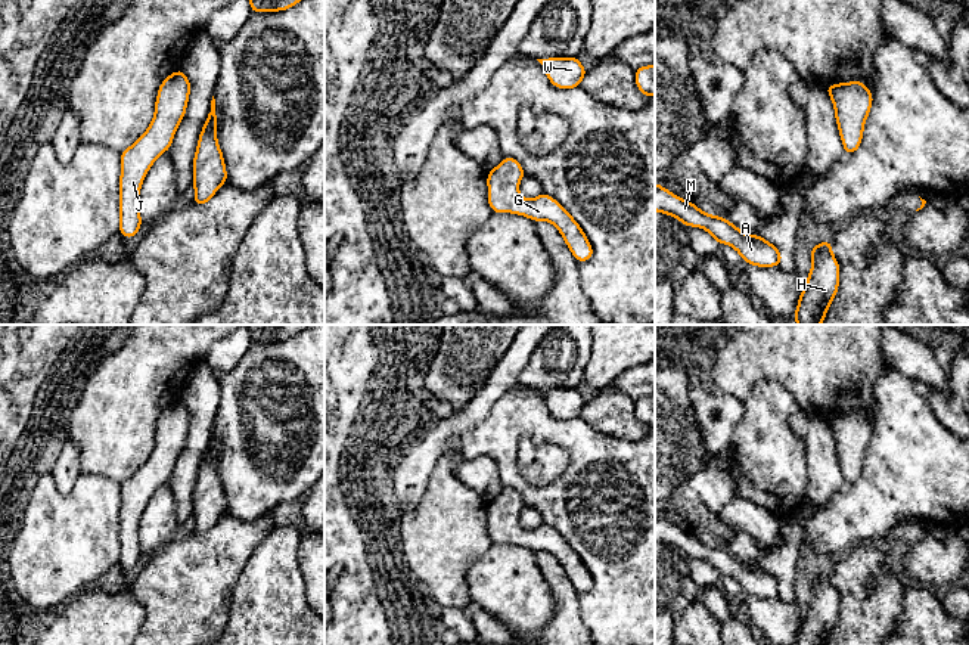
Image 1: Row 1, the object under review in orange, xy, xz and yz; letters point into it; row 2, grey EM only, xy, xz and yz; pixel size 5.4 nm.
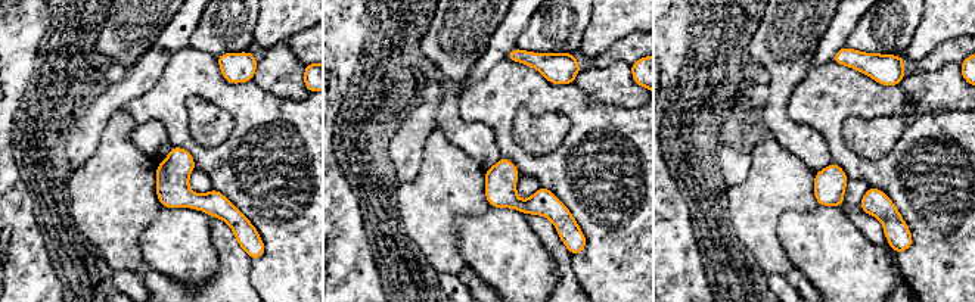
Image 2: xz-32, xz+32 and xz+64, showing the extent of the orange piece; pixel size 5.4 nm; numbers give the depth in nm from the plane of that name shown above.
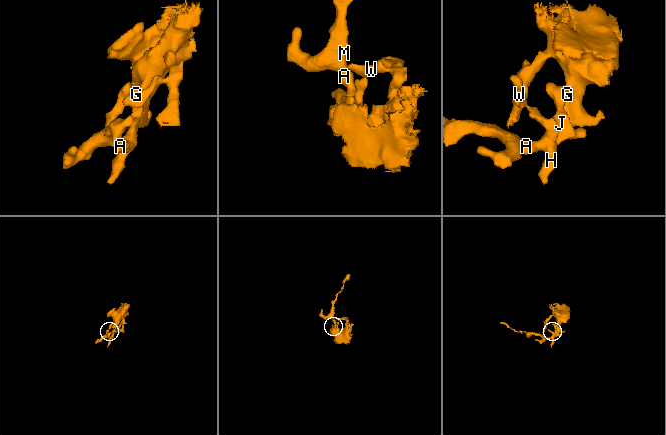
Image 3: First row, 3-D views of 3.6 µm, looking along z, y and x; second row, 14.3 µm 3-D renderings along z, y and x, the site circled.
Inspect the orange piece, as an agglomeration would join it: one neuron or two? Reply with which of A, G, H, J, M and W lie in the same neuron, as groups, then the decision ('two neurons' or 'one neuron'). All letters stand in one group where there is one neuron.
A G H J M W; one neuron

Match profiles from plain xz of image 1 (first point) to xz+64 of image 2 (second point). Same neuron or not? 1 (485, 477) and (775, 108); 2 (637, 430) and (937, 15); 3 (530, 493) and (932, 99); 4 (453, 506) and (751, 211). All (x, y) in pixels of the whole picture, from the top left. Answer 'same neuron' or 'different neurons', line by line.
1: same neuron
2: different neurons
3: different neurons
4: same neuron

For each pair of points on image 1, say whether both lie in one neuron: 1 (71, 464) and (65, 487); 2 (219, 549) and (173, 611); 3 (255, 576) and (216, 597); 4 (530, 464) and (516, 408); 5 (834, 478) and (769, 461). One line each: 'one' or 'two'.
1: one
2: one
3: two
4: two
5: two

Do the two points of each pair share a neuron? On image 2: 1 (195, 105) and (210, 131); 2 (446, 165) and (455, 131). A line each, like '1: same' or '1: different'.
1: same
2: different

